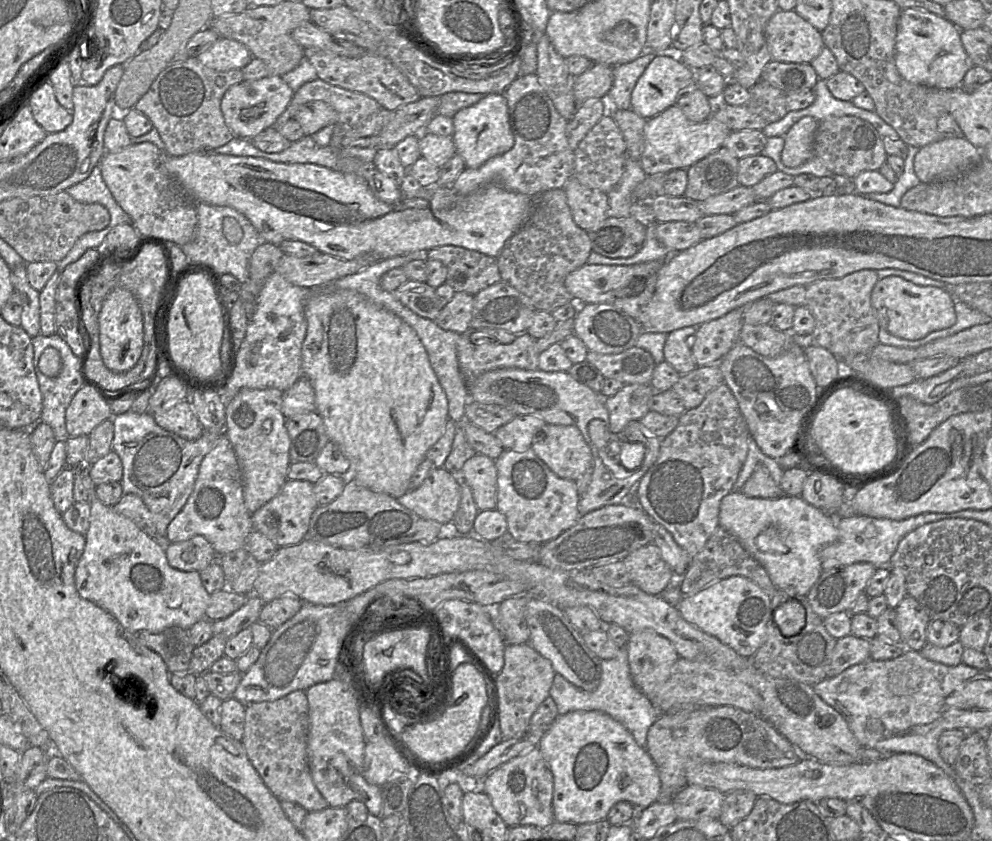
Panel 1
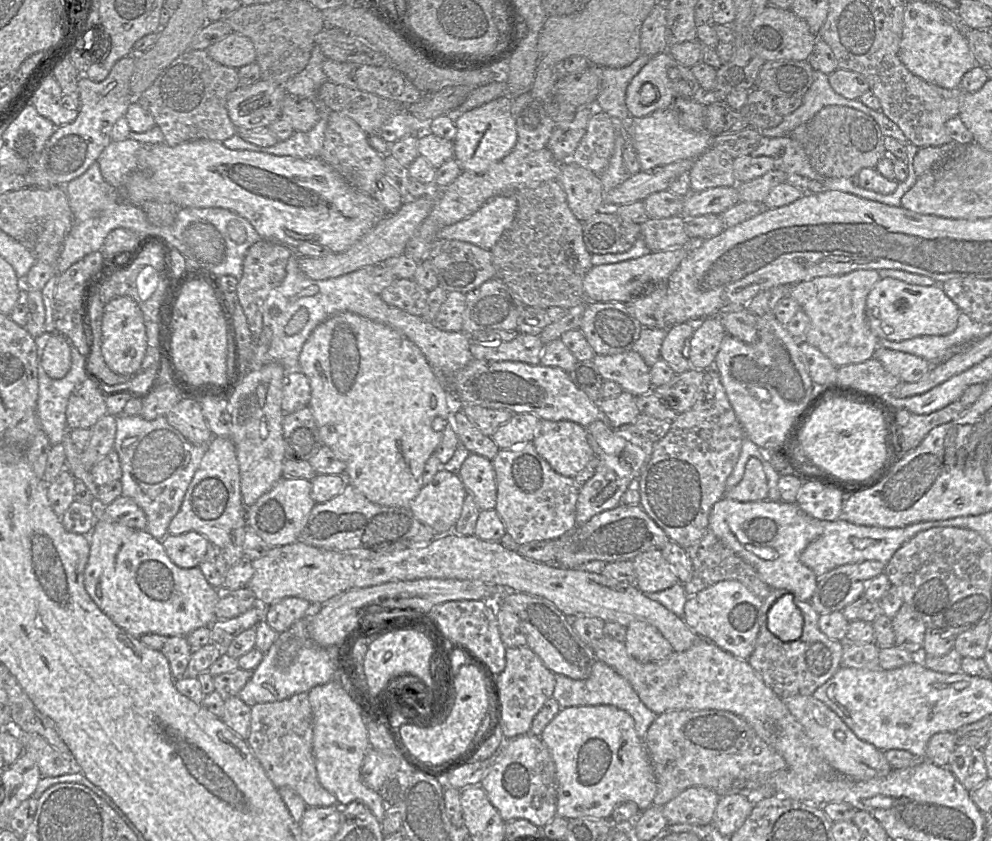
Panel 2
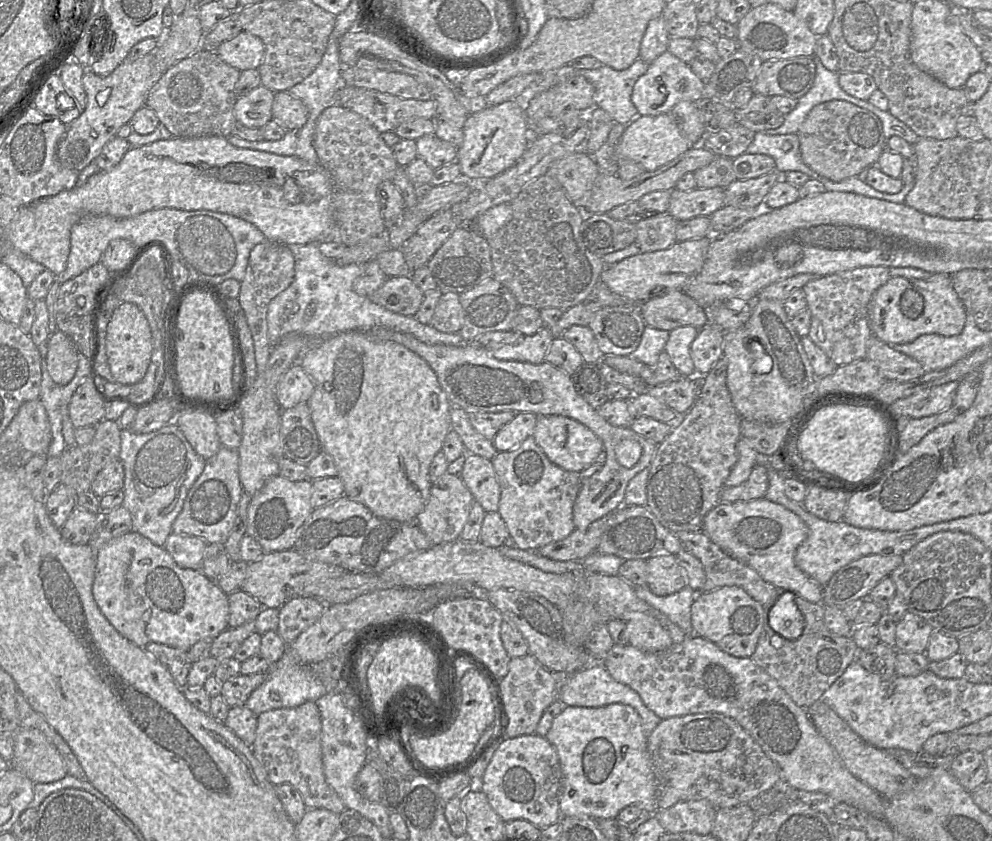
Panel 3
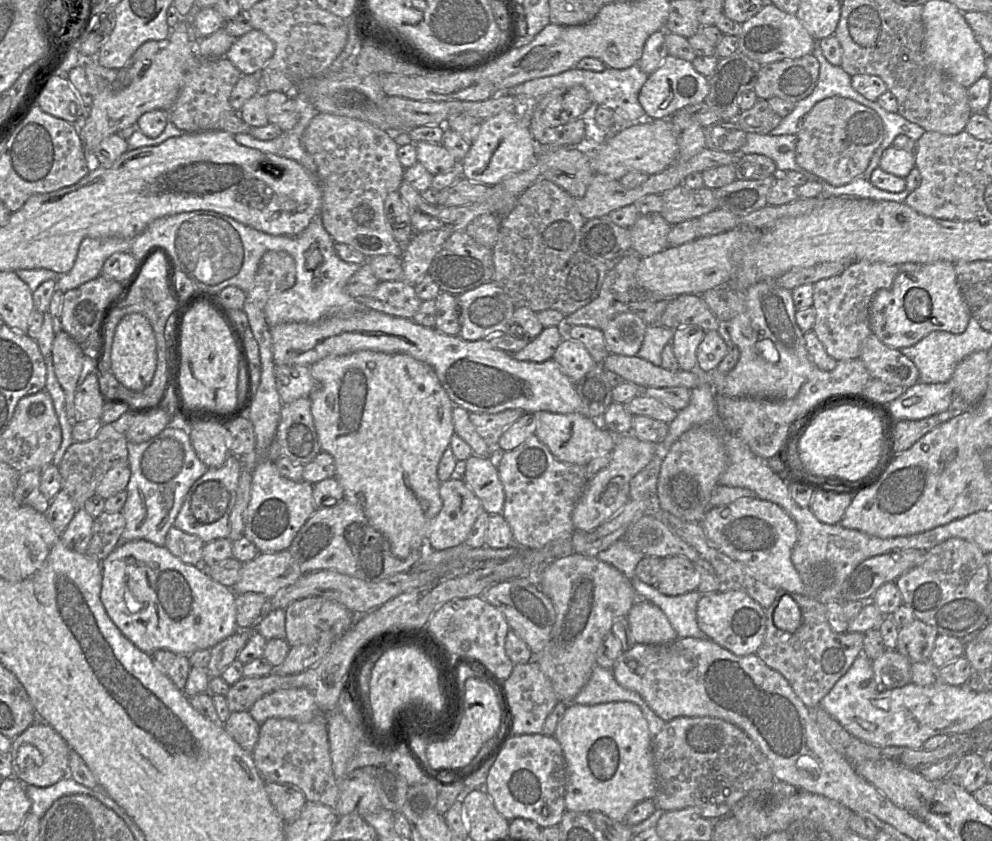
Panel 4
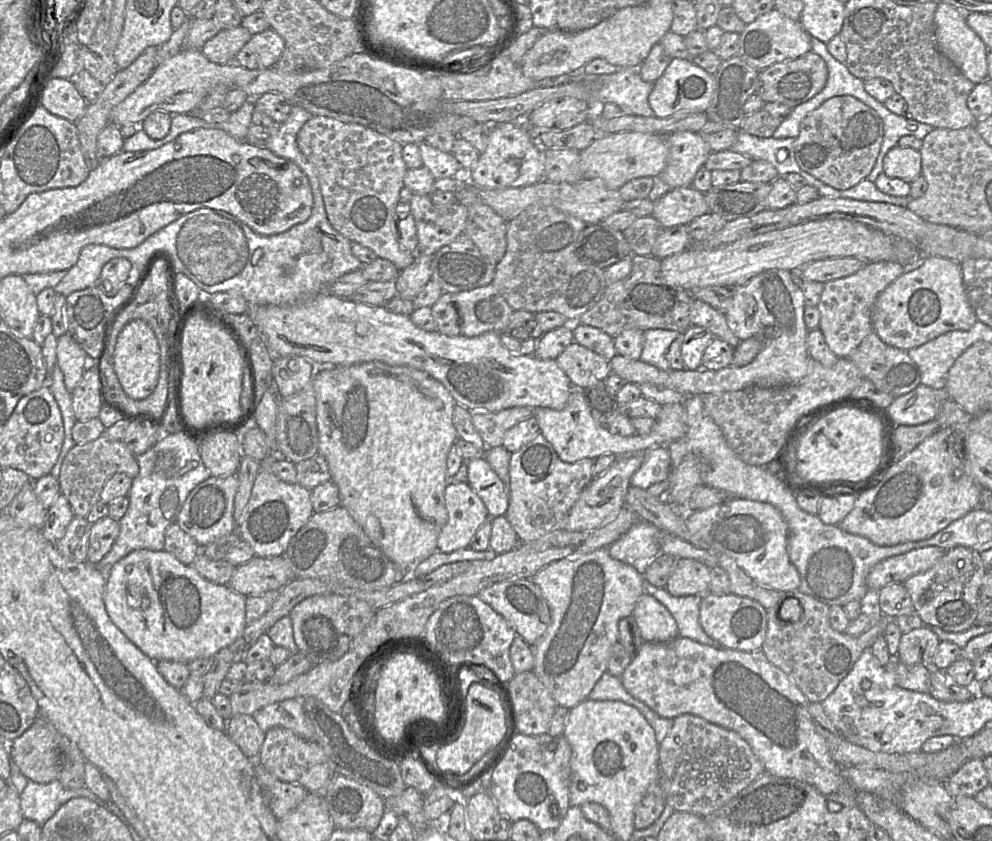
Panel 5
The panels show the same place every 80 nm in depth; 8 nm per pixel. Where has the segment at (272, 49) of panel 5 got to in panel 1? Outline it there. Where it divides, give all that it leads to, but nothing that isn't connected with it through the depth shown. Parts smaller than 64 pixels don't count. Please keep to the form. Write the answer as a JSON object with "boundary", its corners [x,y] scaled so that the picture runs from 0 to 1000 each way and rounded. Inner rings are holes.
{"boundary":[[[223,44],[199,67],[204,76],[218,84],[244,82],[254,68],[246,52]]]}

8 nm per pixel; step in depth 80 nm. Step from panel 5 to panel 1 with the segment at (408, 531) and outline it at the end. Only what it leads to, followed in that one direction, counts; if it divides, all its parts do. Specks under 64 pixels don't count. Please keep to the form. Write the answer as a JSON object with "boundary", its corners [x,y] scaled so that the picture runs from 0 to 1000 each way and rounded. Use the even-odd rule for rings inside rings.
{"boundary":[[[314,344],[306,365],[309,383],[304,409],[304,442],[318,465],[318,489],[325,496],[333,524],[339,527],[354,549],[354,565],[365,578],[382,586],[402,592],[412,584],[412,572],[429,539],[448,516],[452,493],[452,476],[434,433],[430,417],[418,392],[401,375],[371,357],[356,345]]]}

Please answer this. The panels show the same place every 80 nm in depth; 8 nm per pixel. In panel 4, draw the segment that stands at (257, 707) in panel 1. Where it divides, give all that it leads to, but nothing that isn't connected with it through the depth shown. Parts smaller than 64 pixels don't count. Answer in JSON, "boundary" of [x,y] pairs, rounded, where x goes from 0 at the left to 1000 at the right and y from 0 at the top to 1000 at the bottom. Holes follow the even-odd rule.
{"boundary":[[[322,847],[311,859],[290,854],[269,855],[262,862],[254,900],[267,930],[295,932],[306,943],[309,952],[322,954],[335,963],[339,962],[341,929],[335,913],[329,847]]]}

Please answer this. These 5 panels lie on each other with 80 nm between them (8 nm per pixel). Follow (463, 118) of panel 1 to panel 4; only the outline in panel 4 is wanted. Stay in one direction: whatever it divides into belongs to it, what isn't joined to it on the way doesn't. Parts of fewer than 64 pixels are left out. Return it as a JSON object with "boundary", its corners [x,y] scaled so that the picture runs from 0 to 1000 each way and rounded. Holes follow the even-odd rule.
{"boundary":[[[507,132],[486,144],[481,163],[463,193],[463,202],[467,212],[498,221],[515,208],[534,201],[540,193],[541,171],[531,146],[518,133]]]}

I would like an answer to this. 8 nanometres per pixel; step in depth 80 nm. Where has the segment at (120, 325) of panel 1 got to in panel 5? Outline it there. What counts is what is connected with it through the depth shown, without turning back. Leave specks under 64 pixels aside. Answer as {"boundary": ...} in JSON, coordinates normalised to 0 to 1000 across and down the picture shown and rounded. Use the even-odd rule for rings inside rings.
{"boundary":[[[142,379],[127,385],[119,398],[114,423],[117,446],[127,468],[136,476],[152,470],[160,451],[161,416],[151,386]]]}

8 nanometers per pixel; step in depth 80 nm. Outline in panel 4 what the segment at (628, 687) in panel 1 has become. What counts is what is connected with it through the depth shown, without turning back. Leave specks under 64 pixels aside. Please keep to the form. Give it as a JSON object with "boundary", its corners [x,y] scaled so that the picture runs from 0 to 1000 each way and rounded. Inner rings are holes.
{"boundary":[[[601,791],[592,812],[578,831],[578,836],[600,838],[614,835],[636,835],[641,837],[653,860],[657,878],[667,868],[671,860],[654,842],[643,824],[624,815],[617,801],[617,797]]]}

